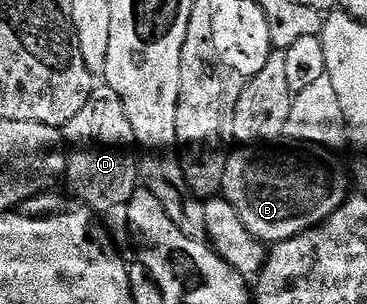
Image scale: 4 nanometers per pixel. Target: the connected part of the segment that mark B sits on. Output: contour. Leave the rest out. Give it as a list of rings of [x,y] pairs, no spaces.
[[[307,141],[282,144],[242,147],[239,153],[231,152],[226,159],[221,196],[236,207],[236,215],[244,219],[244,227],[263,243],[287,241],[314,229],[327,221],[351,192],[337,152],[327,152]]]

